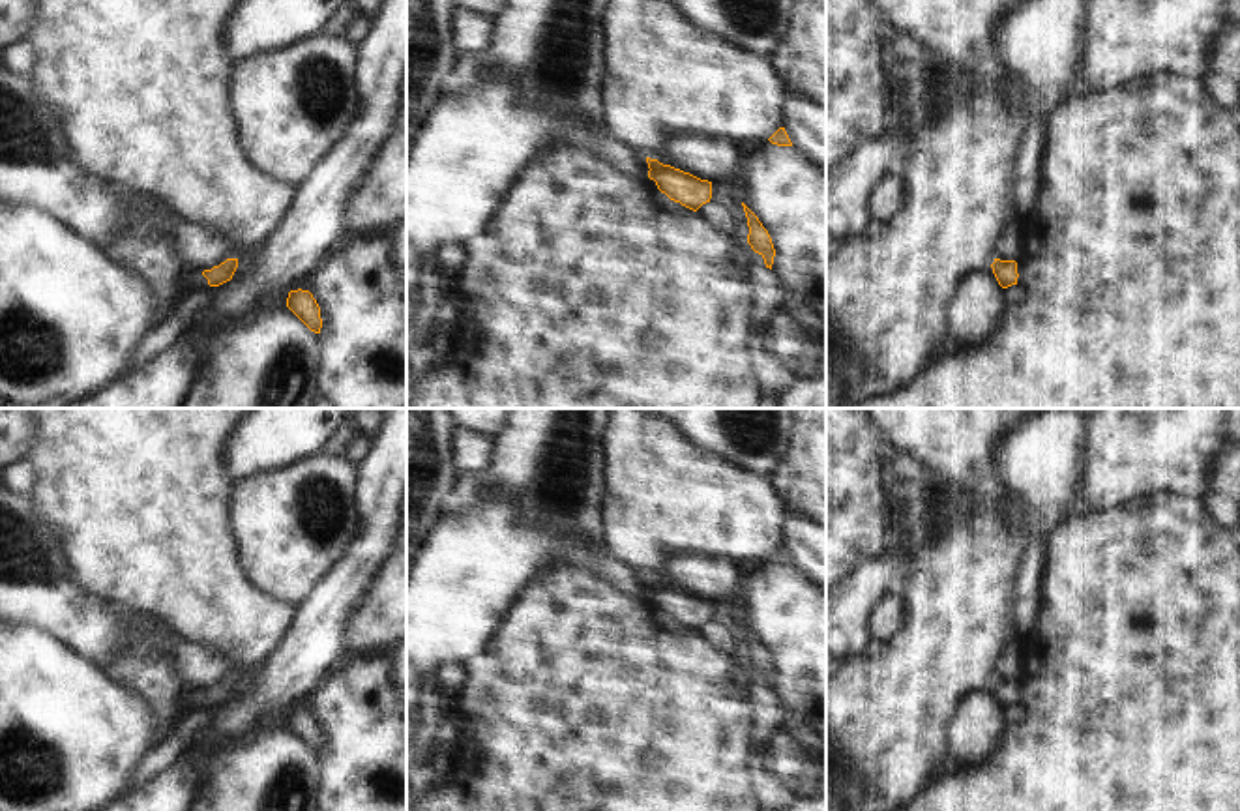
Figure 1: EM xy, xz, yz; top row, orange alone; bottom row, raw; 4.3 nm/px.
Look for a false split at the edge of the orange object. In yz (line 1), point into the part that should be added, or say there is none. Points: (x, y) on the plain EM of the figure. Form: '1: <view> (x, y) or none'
1: none

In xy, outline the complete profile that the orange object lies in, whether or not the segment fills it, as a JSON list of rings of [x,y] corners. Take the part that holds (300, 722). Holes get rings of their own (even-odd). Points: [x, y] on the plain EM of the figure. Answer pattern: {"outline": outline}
{"outline": [[[290,710],[287,727],[315,753],[320,753],[320,727],[309,710]]]}

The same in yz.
{"outline": [[[995,678],[995,682],[991,684],[993,687],[993,693],[998,700],[998,704],[1002,708],[1008,708],[1011,704],[1017,704],[1017,682],[1015,680],[1000,680],[1000,678]]]}

